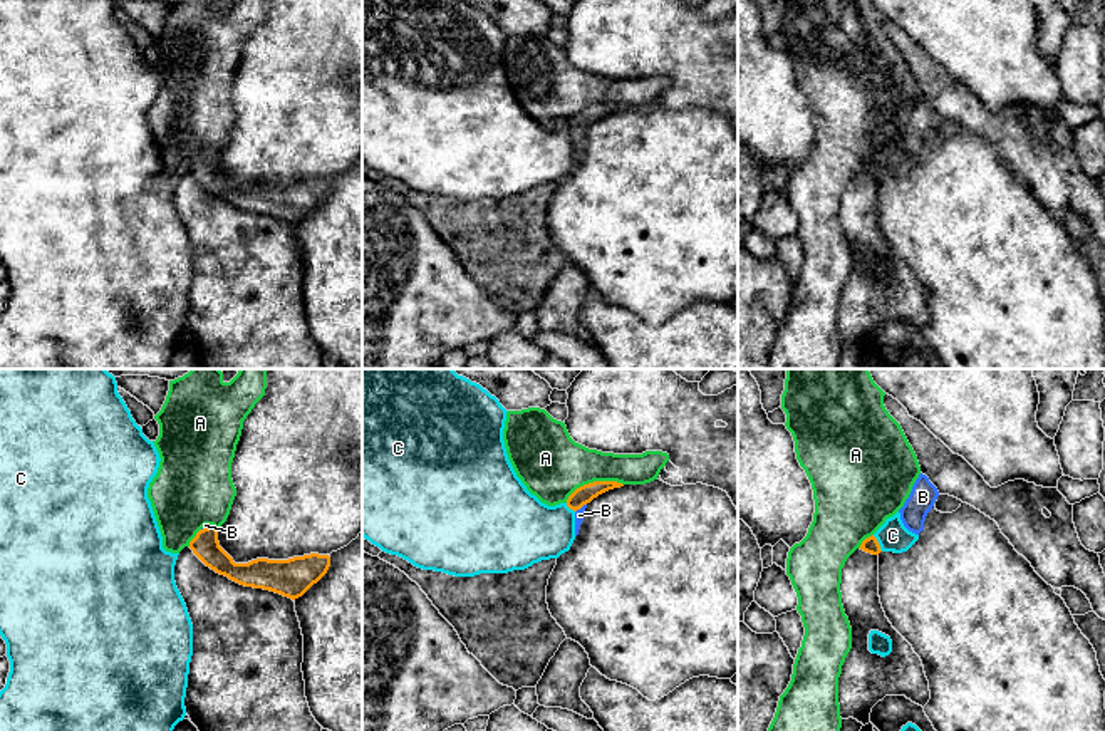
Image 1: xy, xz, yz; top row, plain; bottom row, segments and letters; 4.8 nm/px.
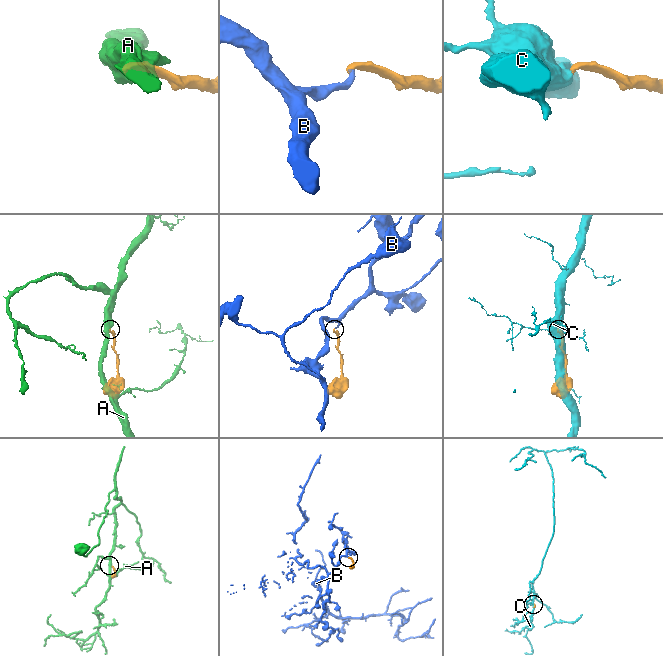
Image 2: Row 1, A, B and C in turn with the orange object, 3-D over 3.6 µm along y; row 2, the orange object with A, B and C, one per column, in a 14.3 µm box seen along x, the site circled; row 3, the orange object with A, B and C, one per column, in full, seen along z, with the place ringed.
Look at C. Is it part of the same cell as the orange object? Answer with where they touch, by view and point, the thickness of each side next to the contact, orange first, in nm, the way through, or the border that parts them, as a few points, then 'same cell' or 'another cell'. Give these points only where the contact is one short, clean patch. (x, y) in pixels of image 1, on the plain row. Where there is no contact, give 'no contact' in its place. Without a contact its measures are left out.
yz (877, 168) | 80/150 nm | along yz (872, 160), (882, 175) | another cell

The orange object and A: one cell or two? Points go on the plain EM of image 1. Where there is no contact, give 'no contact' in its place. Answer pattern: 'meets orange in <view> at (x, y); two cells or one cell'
meets orange in xz at (594, 106); two cells

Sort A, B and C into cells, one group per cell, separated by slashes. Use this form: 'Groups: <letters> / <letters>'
Groups: A / B / C

